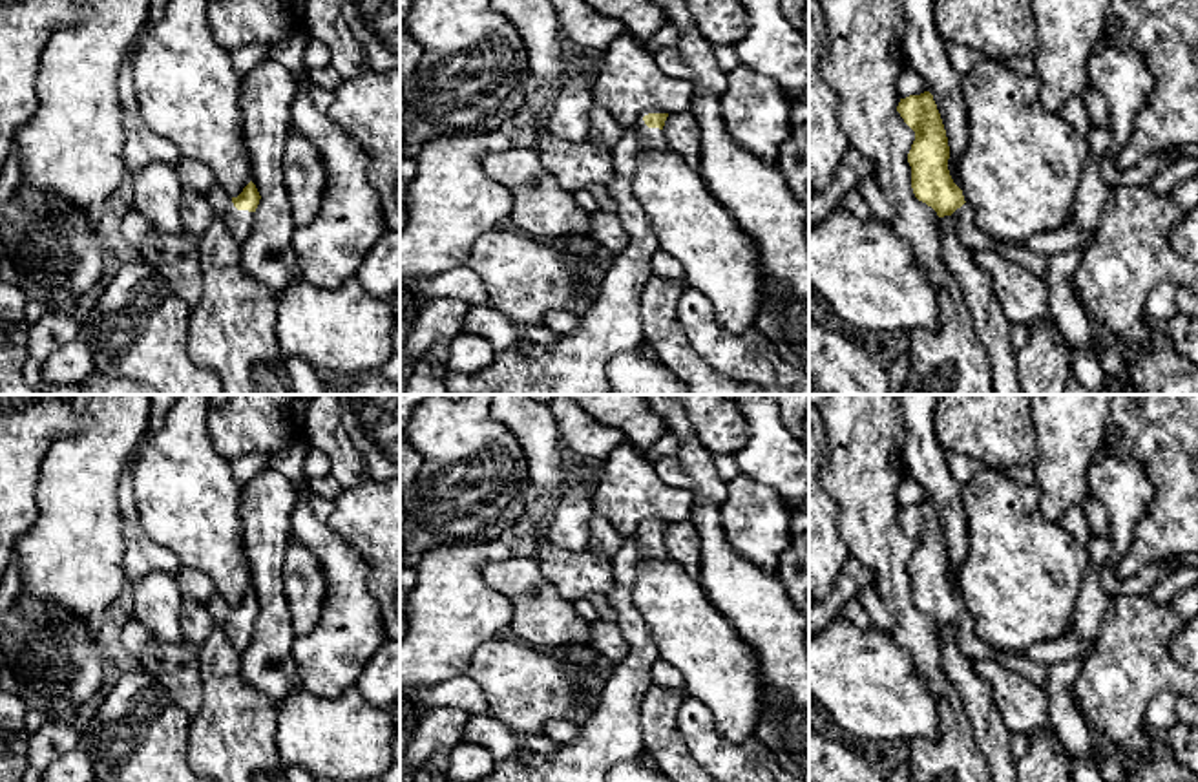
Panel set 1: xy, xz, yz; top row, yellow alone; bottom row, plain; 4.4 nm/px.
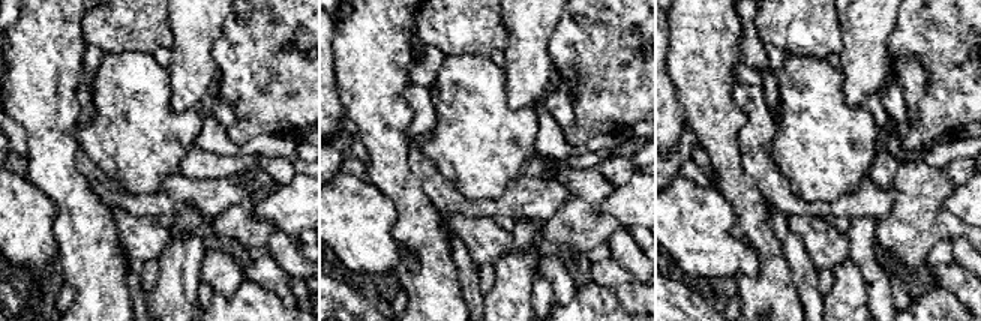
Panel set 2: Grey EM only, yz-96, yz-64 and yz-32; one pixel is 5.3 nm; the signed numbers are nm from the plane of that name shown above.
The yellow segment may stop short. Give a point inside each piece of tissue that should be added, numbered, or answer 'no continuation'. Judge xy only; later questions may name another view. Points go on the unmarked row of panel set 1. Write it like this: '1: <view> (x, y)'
1: xy (238, 631)

